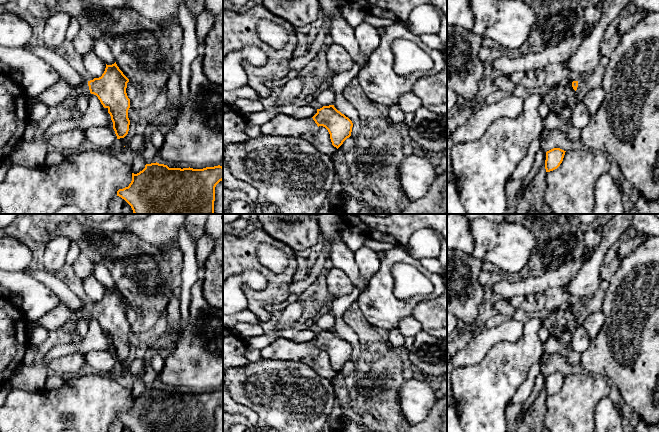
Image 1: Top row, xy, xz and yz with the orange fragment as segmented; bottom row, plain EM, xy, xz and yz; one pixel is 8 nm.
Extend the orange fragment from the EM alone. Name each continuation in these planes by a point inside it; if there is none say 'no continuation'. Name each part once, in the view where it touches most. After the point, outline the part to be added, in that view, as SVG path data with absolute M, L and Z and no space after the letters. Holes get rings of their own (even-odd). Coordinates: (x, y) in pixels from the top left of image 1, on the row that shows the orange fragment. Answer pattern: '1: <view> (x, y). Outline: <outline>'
1: xy (61, 91). Outline: M60 78L55 84L46 88L37 100L44 103L48 107L57 106L69 100L74 95L88 95L90 93L88 81L84 80L79 87L73 87Z

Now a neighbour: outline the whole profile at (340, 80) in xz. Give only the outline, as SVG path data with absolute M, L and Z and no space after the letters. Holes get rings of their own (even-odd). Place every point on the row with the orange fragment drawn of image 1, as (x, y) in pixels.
M354 63L352 68L345 72L335 73L331 81L331 89L335 93L334 107L348 117L352 123L352 132L350 137L356 137L360 131L360 120L357 110L343 97L345 87L356 78L361 67Z

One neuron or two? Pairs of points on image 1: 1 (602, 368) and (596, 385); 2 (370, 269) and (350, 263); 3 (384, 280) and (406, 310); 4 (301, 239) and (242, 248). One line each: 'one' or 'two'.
1: two
2: two
3: one
4: two

